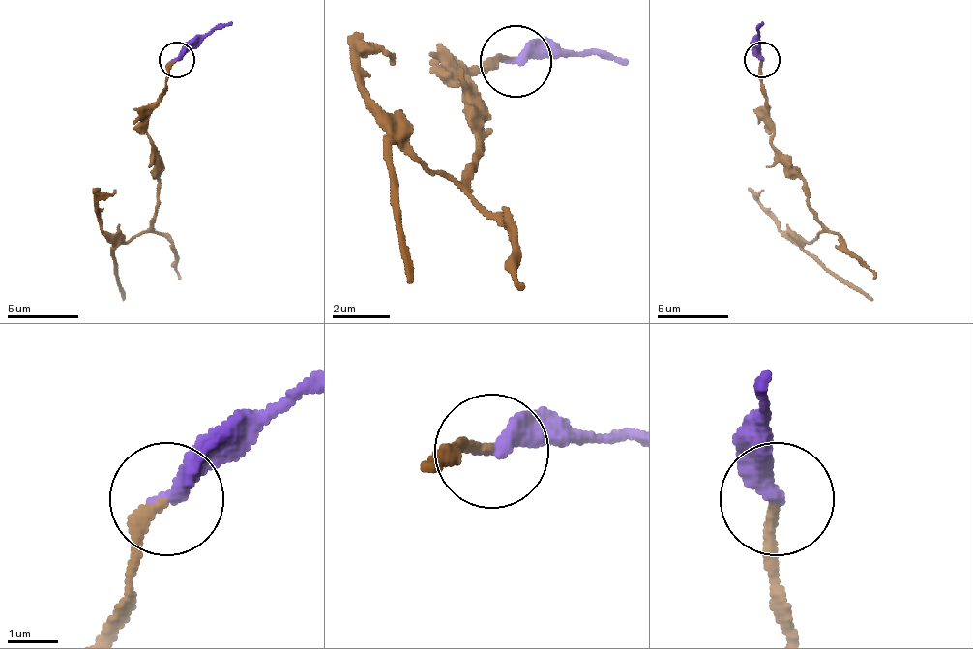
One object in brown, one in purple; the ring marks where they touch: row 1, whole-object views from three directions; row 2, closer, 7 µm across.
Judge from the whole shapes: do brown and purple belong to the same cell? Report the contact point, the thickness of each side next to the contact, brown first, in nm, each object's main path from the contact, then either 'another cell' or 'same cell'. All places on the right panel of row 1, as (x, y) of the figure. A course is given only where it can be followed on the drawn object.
at (762, 59); 200 nm thick on the brown side, 400 nm on the other; brown runs (763, 60), (763, 92), (770, 117), (770, 146), (802, 182), (806, 207), (820, 228), (802, 250), (873, 300); purple runs (763, 60), (763, 21); same cell

